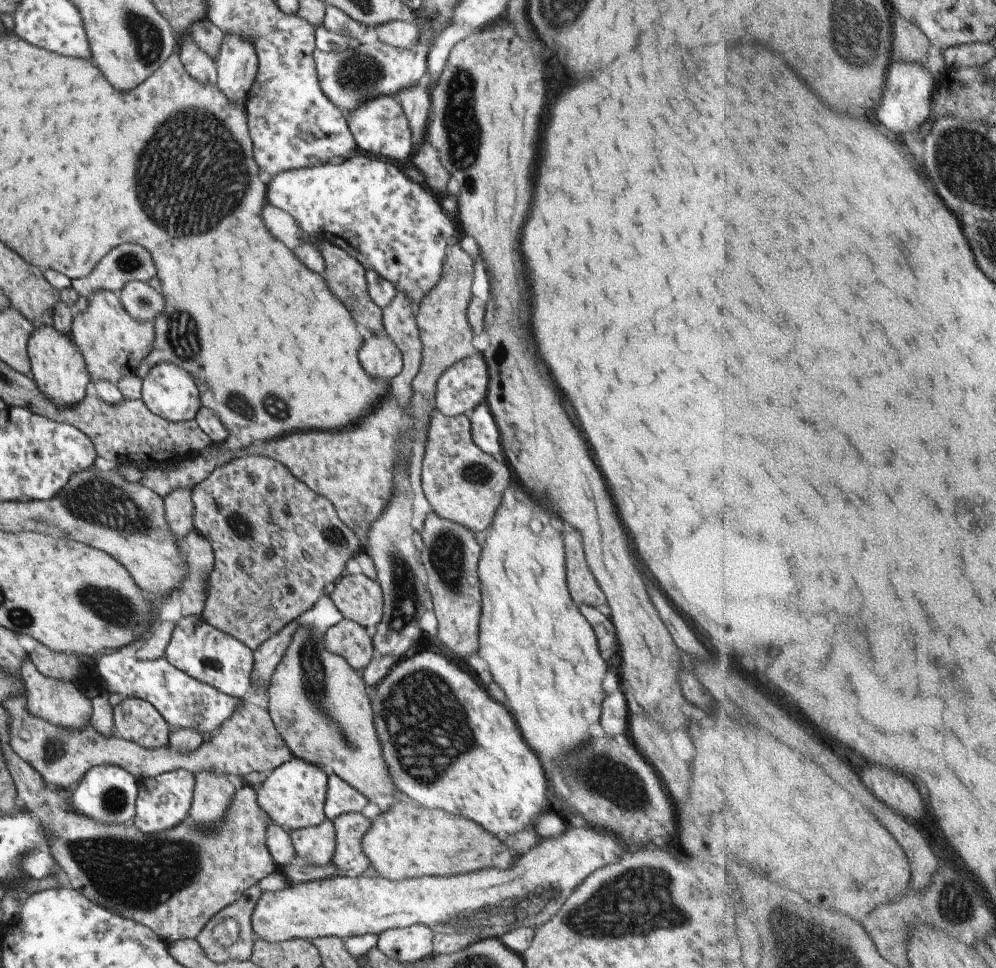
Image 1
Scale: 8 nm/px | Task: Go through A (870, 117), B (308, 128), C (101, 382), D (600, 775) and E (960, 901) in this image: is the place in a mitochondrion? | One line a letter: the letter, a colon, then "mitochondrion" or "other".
A: other
B: other
C: other
D: mitochondrion
E: mitochondrion

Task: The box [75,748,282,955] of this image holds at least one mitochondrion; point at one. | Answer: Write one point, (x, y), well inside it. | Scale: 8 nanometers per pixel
(112, 802)

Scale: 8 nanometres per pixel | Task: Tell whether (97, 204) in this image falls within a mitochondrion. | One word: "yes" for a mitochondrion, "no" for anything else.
no

